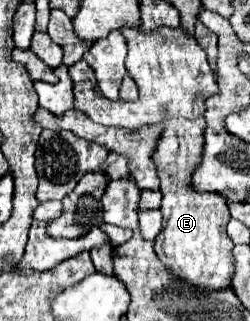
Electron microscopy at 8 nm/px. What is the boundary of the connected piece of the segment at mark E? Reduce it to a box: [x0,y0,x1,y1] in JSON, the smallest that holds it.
[70,28,234,292]

